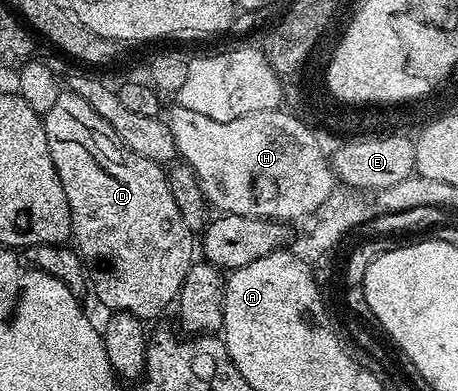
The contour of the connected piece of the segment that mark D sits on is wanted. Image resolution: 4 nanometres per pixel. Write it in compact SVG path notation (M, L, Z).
M73 91L59 92L56 103L44 115L44 124L48 151L68 199L72 241L84 262L92 293L94 289L99 303L107 305L107 310L131 313L143 319L160 316L177 302L185 276L196 261L196 237L188 223L184 223L176 199L172 199L167 170L157 161L136 155L92 111L92 103L80 99Z

